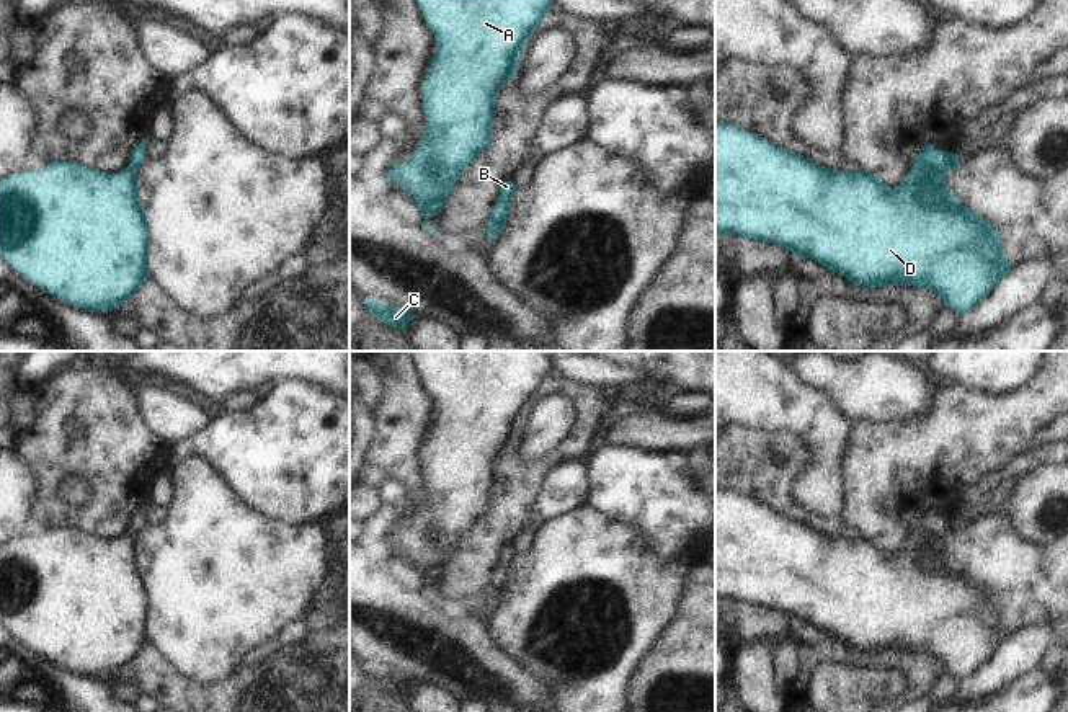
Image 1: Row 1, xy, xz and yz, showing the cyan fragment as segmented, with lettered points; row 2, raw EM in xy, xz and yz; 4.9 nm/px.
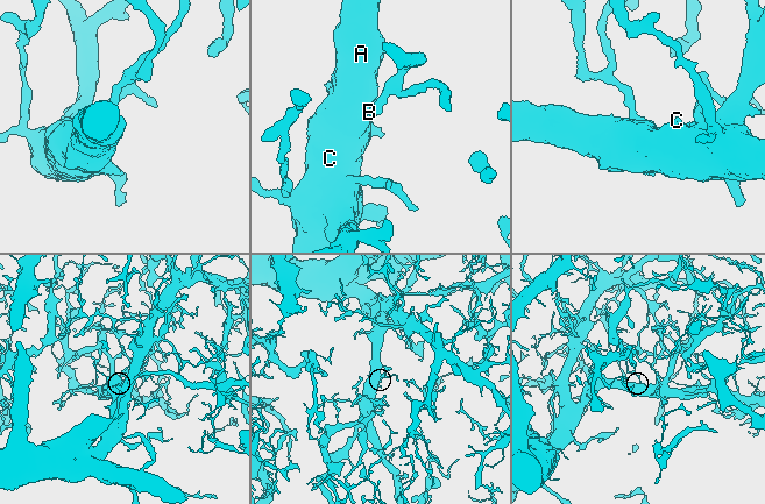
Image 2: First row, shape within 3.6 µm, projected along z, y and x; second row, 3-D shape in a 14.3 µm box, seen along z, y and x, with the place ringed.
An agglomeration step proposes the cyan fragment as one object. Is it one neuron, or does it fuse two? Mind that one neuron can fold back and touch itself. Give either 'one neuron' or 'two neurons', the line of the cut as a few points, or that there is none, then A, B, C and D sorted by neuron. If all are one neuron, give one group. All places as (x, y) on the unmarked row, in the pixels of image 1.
one neuron; no cut; A B C D

